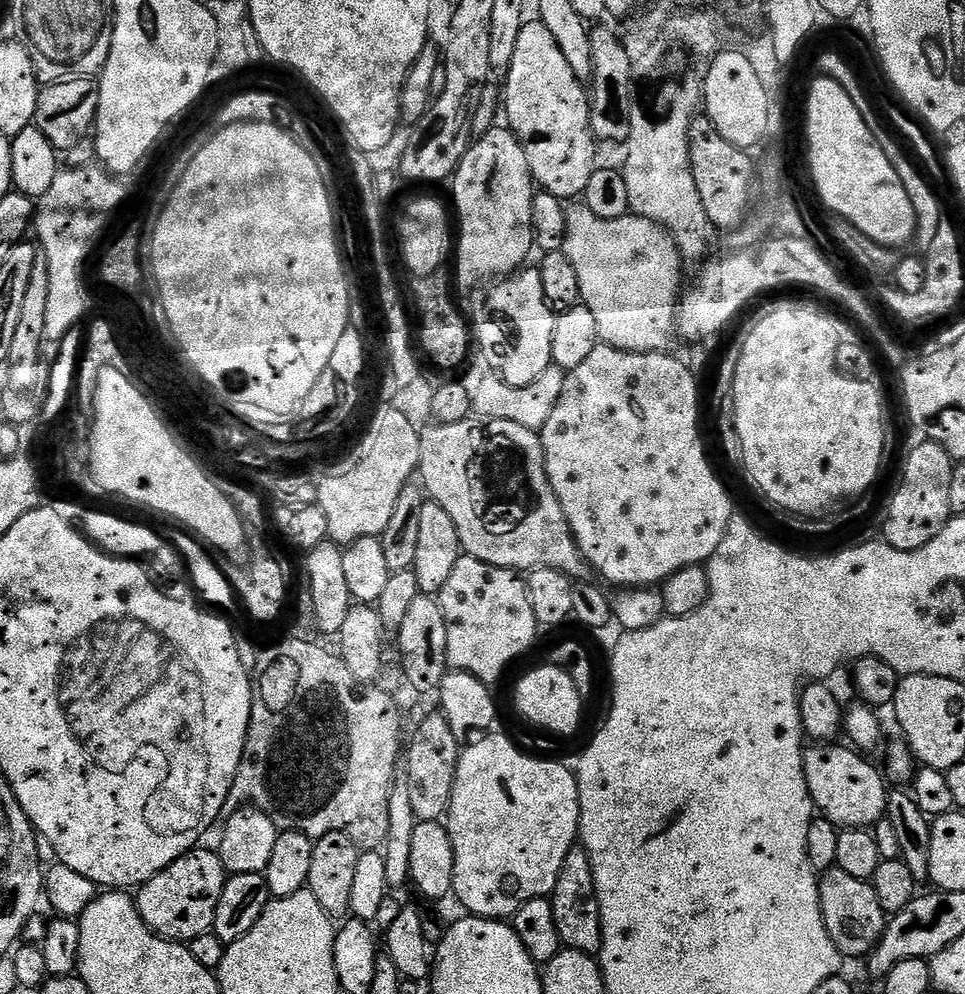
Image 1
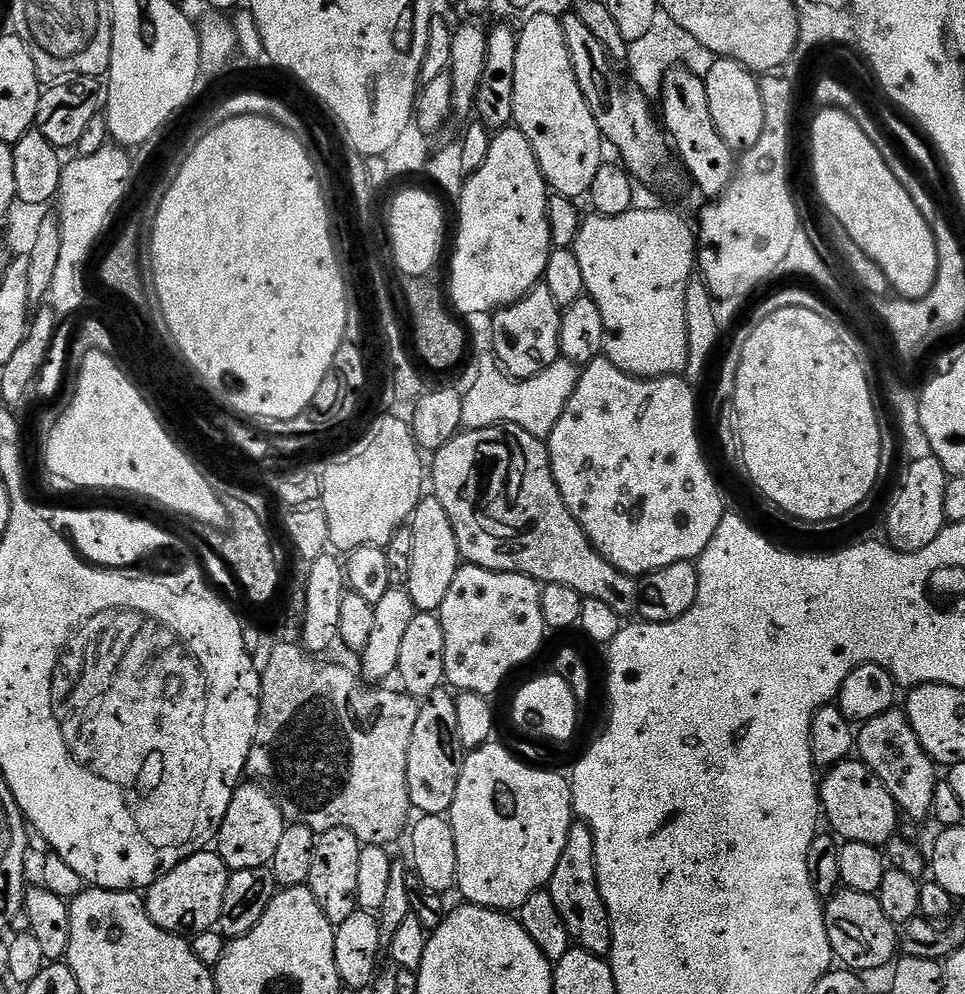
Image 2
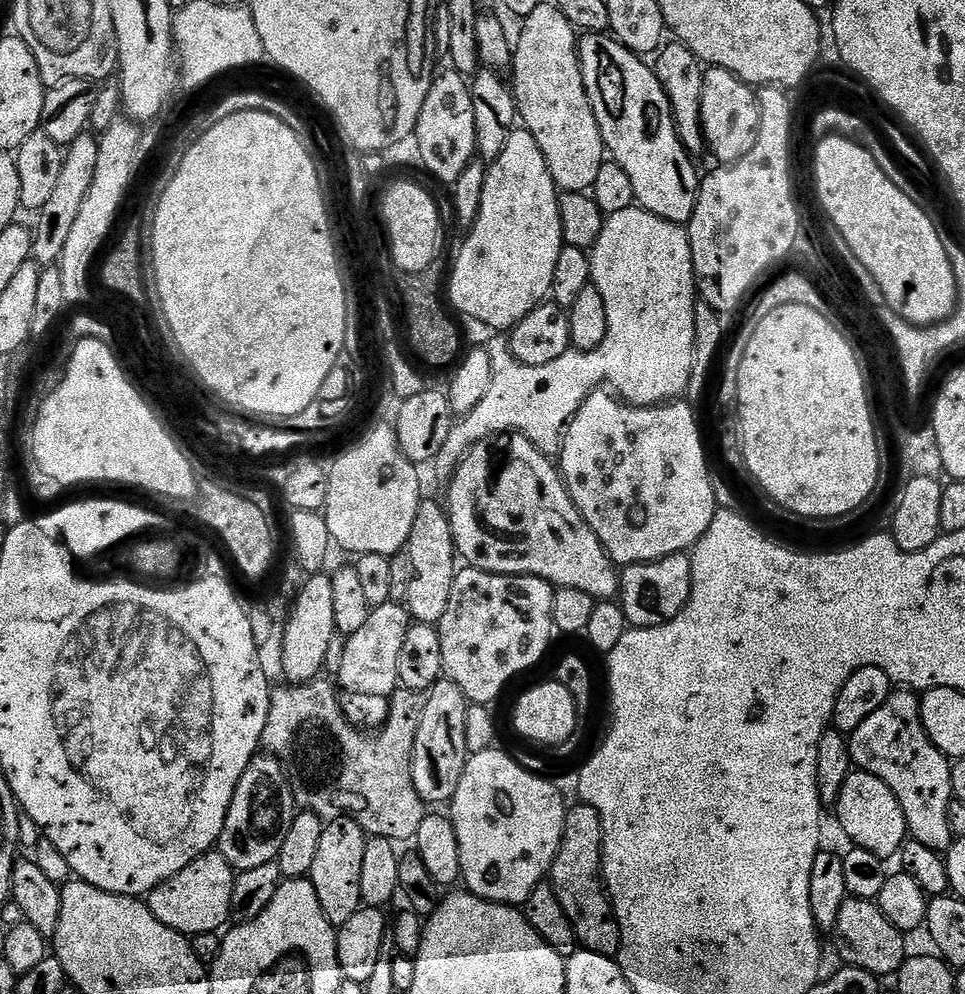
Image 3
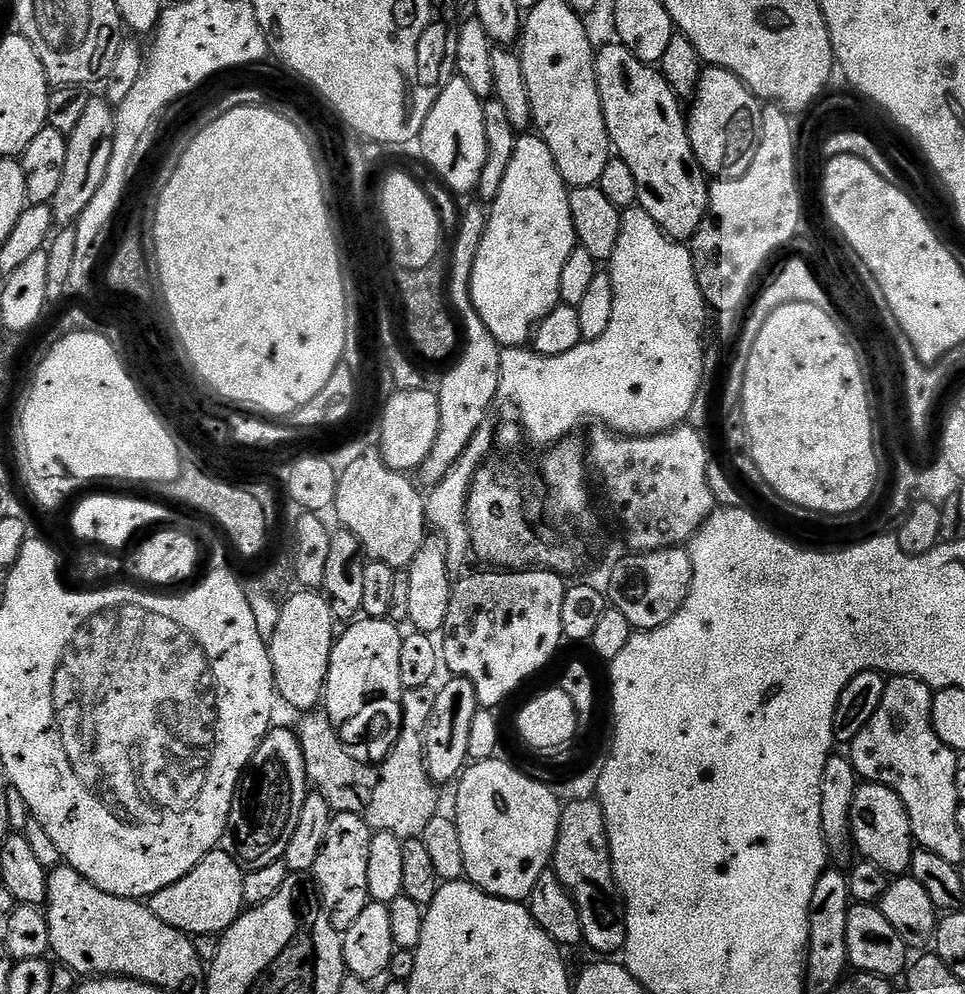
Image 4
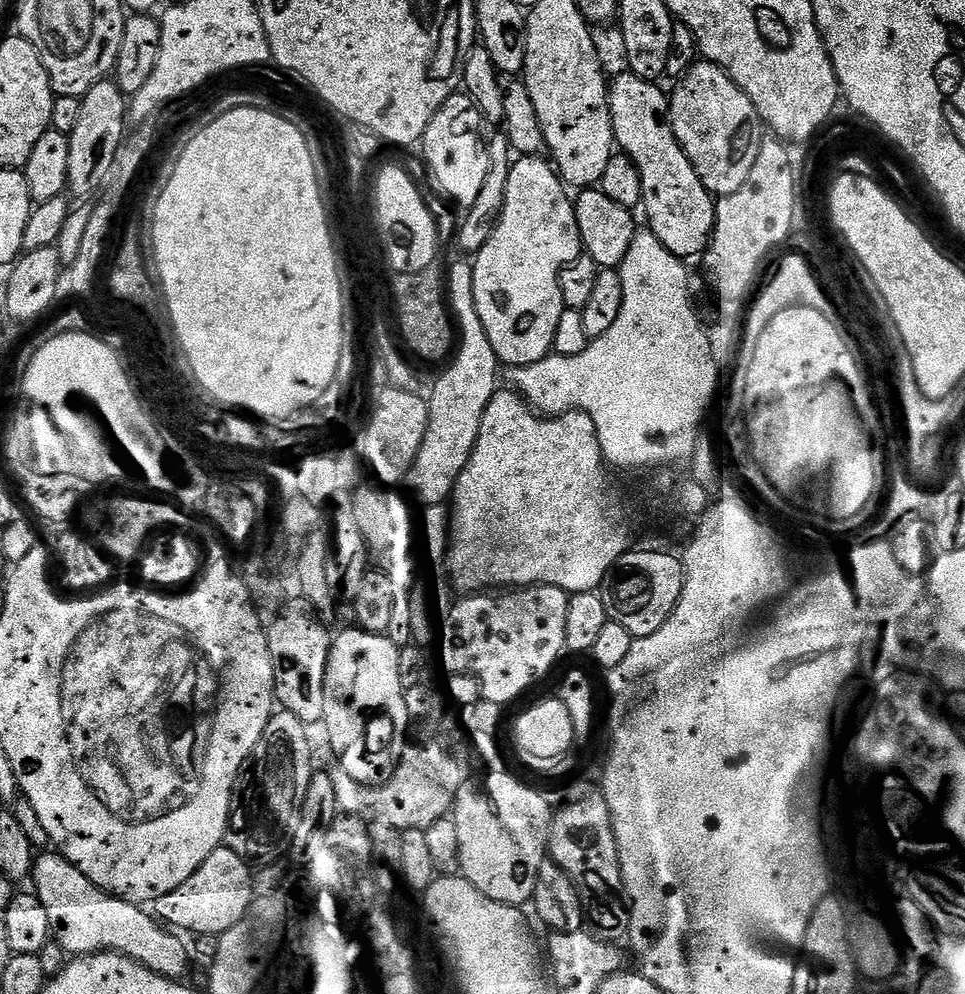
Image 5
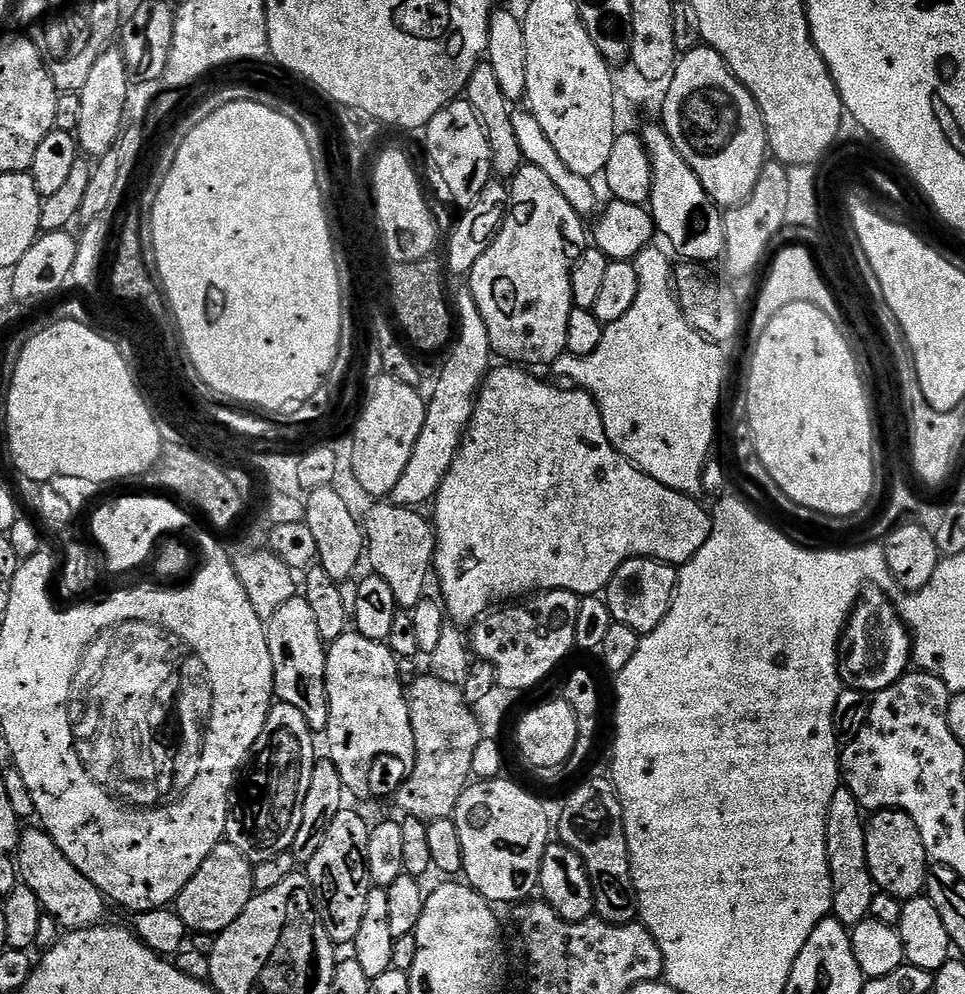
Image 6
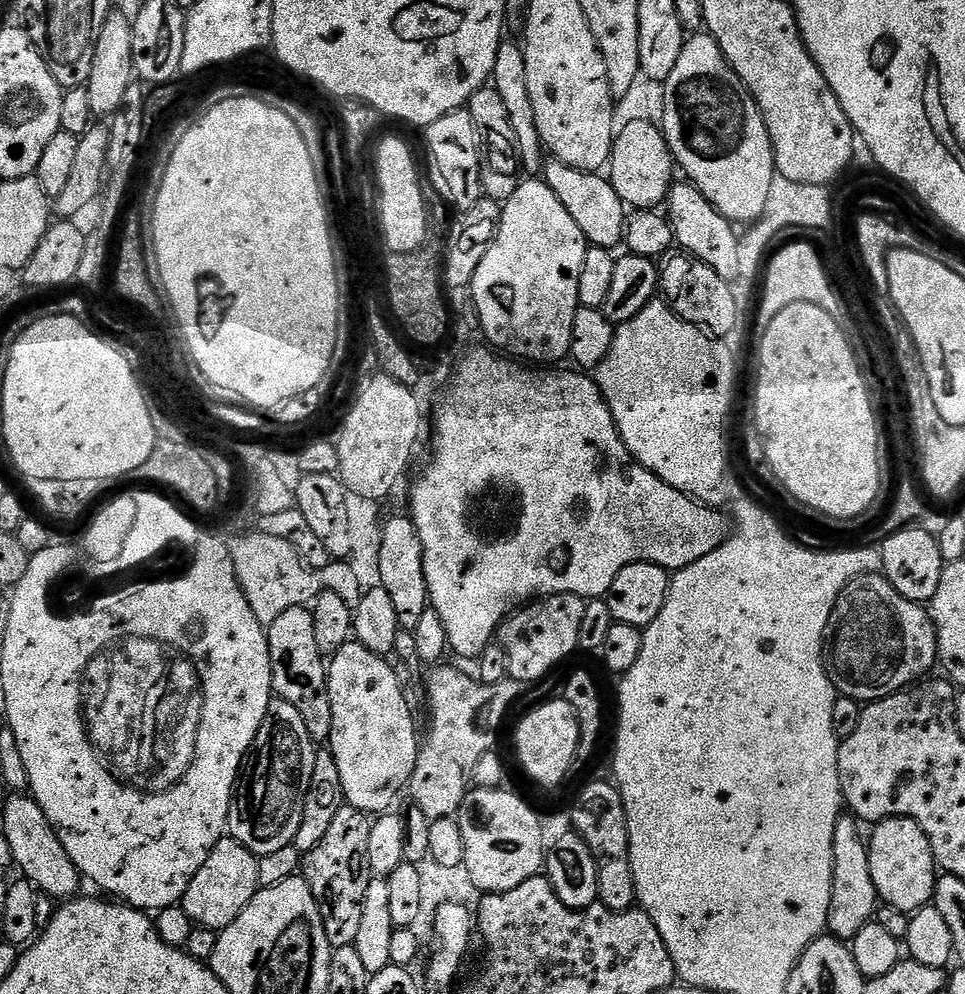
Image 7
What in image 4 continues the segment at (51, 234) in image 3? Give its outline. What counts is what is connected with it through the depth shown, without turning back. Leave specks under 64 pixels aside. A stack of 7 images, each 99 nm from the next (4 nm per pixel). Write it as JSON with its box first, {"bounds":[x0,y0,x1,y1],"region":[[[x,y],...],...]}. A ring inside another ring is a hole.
{"bounds":[51,98,116,226],"region":[[[103,98],[89,99],[86,110],[74,130],[67,133],[66,171],[62,174],[62,183],[51,202],[52,219],[57,225],[72,226],[76,219],[90,206],[102,178],[106,178],[106,166],[110,166],[110,150],[114,150],[114,130],[116,114],[113,105]]]}

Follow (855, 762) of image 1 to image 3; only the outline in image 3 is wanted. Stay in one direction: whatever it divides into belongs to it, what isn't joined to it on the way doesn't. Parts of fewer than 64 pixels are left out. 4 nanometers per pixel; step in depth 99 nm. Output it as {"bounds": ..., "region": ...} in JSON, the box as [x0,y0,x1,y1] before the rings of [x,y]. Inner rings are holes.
{"bounds":[834,770,910,858],"region":[[[853,770],[842,786],[842,794],[834,805],[836,820],[840,828],[852,839],[851,843],[862,850],[870,850],[870,854],[881,858],[895,857],[909,839],[910,833],[906,814],[902,814],[902,806],[898,798],[894,798],[894,790],[882,782],[882,778],[874,778],[874,774]]]}

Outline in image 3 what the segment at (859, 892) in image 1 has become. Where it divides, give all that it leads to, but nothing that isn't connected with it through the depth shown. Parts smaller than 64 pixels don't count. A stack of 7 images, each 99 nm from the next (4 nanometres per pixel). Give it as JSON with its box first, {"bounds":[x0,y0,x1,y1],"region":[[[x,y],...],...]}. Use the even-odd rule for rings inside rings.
{"bounds":[834,900,905,978],"region":[[[845,900],[842,910],[838,910],[834,935],[836,948],[847,967],[861,968],[877,978],[892,978],[905,962],[905,933],[899,932],[886,918],[886,914],[882,914],[879,906],[871,900]]]}

